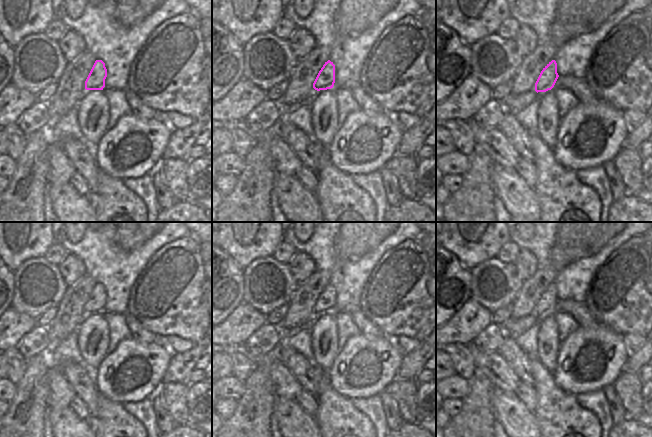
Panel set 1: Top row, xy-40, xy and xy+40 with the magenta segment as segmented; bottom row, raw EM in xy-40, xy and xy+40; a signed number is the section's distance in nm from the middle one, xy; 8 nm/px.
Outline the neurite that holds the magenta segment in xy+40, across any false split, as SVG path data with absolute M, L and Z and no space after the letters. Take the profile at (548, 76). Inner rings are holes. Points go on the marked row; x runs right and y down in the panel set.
M552 60L541 71L535 83L535 91L538 93L551 90L554 87L558 77L557 63L555 60Z

